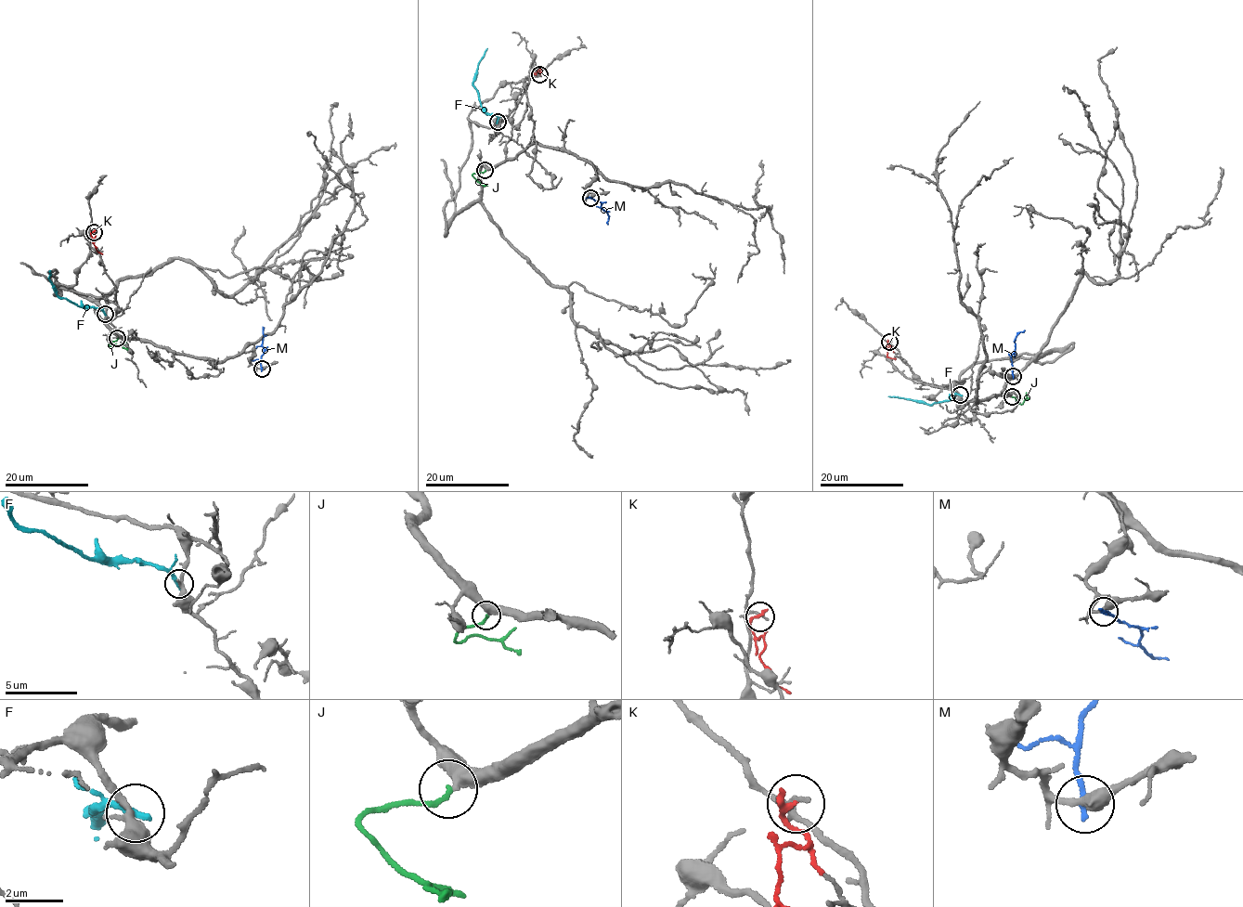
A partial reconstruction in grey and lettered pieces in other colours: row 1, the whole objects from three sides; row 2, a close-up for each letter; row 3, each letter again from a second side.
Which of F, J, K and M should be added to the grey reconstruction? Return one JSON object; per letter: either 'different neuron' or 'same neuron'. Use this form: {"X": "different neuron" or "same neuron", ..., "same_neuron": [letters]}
{"F": "different neuron", "J": "same neuron", "K": "different neuron", "M": "different neuron", "same_neuron": ["J"]}

